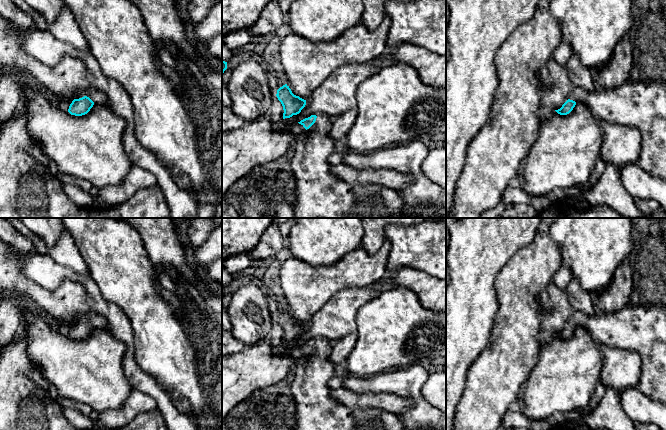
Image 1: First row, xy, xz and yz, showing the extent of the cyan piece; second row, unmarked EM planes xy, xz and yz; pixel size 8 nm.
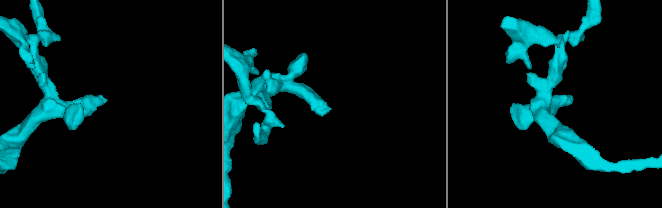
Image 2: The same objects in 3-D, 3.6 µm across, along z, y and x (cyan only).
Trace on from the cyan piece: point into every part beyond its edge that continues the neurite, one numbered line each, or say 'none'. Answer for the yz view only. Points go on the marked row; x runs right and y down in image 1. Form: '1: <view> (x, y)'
1: yz (642, 105)

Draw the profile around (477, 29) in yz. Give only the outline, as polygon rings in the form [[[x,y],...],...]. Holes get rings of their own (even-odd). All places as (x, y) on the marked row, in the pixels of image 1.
[[[446,0],[450,10],[446,43],[446,49],[449,52],[449,57],[446,62],[446,218],[448,217],[448,214],[450,213],[450,210],[453,206],[455,188],[467,157],[467,147],[489,118],[491,105],[493,103],[495,92],[498,86],[496,53],[518,26],[528,22],[533,17],[538,2],[539,0]]]

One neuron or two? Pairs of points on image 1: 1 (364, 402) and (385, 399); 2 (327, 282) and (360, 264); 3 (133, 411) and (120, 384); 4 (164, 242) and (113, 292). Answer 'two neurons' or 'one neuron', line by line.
1: one neuron
2: one neuron
3: two neurons
4: two neurons

